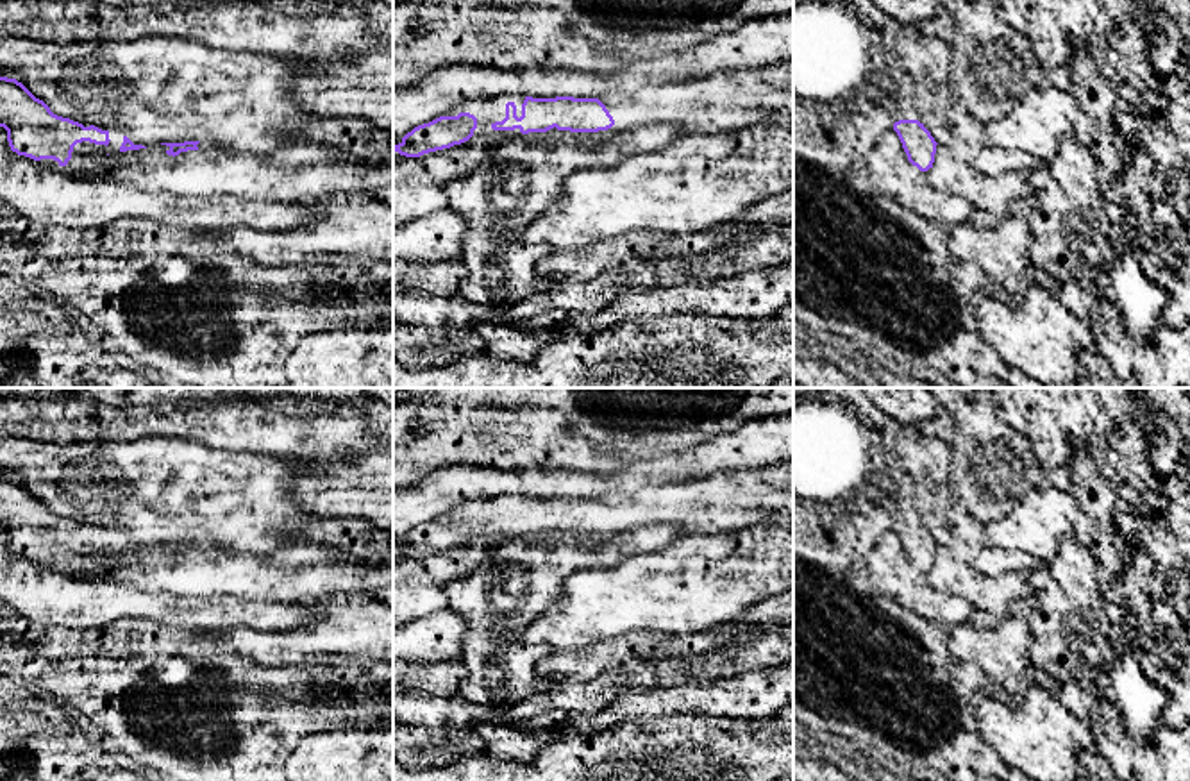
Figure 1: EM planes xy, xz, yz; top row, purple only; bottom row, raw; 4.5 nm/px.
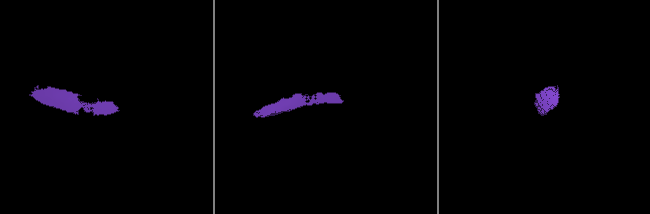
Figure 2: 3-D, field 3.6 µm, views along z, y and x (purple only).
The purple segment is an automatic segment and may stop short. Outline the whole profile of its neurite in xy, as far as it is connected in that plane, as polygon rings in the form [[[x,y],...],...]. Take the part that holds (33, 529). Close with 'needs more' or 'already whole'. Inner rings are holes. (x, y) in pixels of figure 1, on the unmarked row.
[[[0,477],[0,527],[7,531],[7,542],[13,552],[66,575],[88,577],[105,563],[107,556],[147,549],[134,545],[127,536],[111,534],[109,527],[79,524],[54,515],[21,483],[7,477]]]; needs more

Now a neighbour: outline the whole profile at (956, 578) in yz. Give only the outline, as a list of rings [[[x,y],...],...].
[[[936,545],[936,559],[927,574],[931,588],[949,597],[963,597],[972,609],[1008,611],[1011,599],[1031,592],[1026,574],[1004,572],[988,577],[960,561],[949,549]]]

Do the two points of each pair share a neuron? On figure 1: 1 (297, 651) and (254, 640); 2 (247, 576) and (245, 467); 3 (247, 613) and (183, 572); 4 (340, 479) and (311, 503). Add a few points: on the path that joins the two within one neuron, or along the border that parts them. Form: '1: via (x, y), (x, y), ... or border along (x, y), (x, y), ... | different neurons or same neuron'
1: via (286, 647), (265, 647) | same neuron
2: border along (231, 553), (247, 556) | different neurons
3: border along (240, 596), (192, 597) | different neurons
4: via (333, 487), (318, 495) | same neuron

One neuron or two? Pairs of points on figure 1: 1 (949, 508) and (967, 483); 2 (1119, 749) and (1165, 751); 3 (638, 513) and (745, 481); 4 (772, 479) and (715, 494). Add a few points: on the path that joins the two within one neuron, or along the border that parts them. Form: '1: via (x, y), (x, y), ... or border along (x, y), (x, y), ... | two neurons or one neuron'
1: border along (951, 454), (951, 485), (962, 503), (985, 524) | two neurons
2: via (1130, 753), (1155, 753) | one neuron
3: via (665, 504), (690, 494), (719, 490) | one neuron
4: via (758, 490), (729, 490) | one neuron

